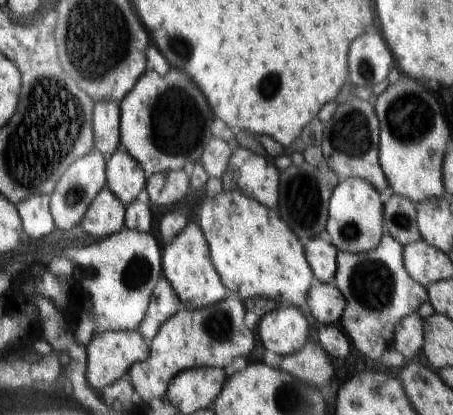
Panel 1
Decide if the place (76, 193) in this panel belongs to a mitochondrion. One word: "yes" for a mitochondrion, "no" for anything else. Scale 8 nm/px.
yes

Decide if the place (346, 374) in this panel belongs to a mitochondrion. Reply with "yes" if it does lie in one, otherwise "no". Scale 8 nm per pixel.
no

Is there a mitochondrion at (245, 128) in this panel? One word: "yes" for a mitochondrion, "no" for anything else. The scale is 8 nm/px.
no

